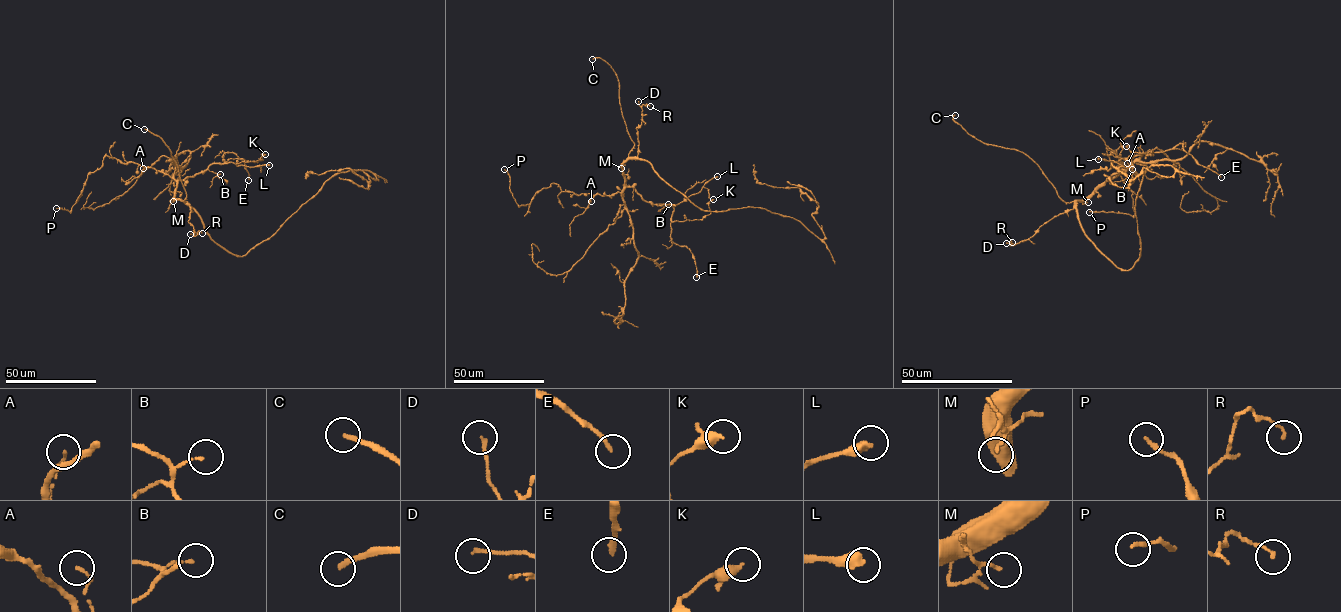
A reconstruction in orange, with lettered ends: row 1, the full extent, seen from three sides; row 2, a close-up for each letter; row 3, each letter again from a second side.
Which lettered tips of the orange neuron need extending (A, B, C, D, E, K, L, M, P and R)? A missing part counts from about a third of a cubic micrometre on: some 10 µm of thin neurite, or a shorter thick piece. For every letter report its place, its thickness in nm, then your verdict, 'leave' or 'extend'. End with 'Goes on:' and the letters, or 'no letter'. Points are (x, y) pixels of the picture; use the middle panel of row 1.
A: (591, 201) | 110 nm | leave
B: (668, 204) | 110 nm | leave
C: (592, 59) | 220 nm | extend
D: (638, 101) | 150 nm | leave
E: (696, 277) | 220 nm | leave
K: (713, 199) | 260 nm | leave
L: (717, 176) | 440 nm | extend
M: (621, 168) | 90 nm | leave
P: (504, 169) | 180 nm | leave
R: (650, 106) | 130 nm | leave
Goes on: C, L

